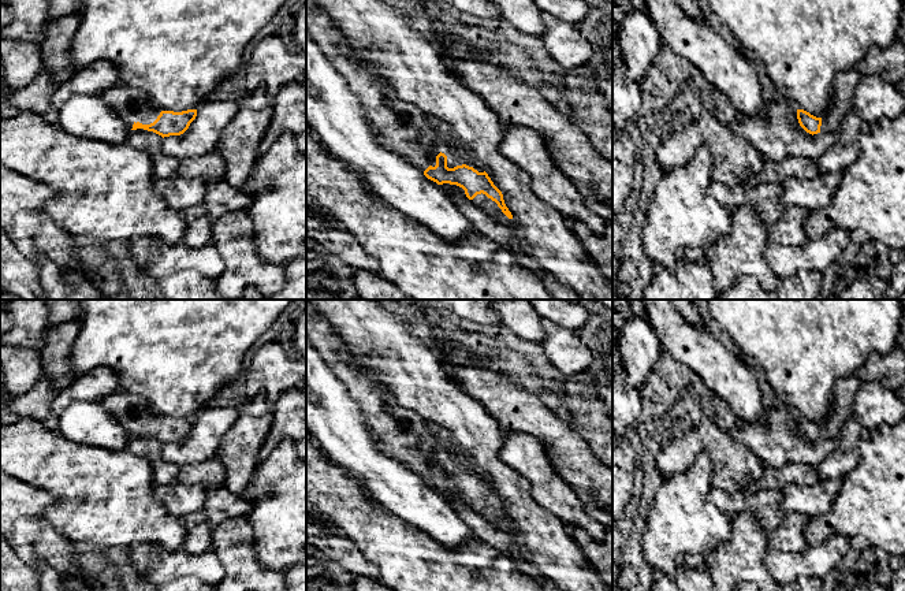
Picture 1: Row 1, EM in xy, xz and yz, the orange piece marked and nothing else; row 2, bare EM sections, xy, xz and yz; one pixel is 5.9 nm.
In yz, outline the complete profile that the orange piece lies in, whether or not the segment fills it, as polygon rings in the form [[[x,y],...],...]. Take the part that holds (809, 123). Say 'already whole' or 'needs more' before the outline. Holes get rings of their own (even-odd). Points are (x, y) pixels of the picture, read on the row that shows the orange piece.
needs more; [[[856,70],[841,71],[834,79],[831,103],[822,118],[816,118],[804,109],[797,109],[800,126],[809,134],[835,133],[842,119],[852,111],[853,94],[863,79]]]

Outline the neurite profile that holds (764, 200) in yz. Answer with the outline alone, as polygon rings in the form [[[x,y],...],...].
[[[782,185],[757,186],[751,193],[749,205],[759,213],[763,222],[771,224],[781,219],[786,205],[779,200]]]

